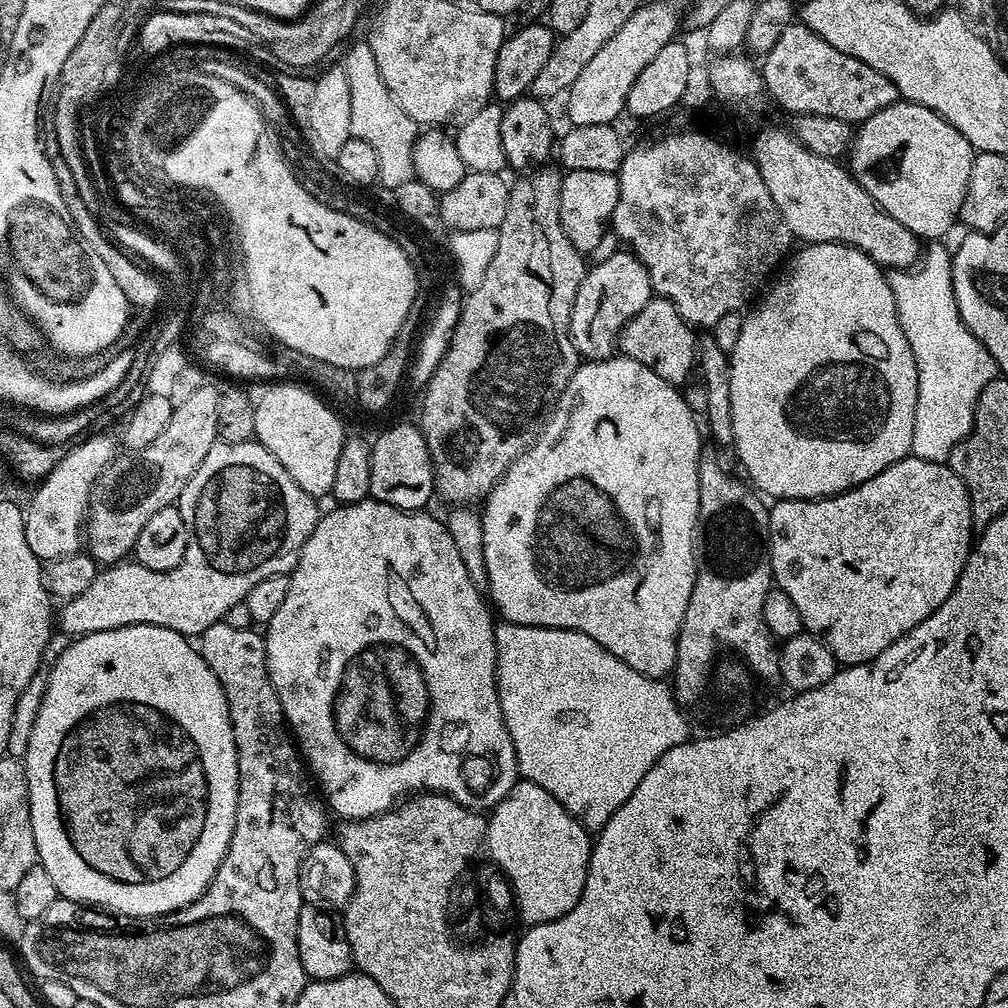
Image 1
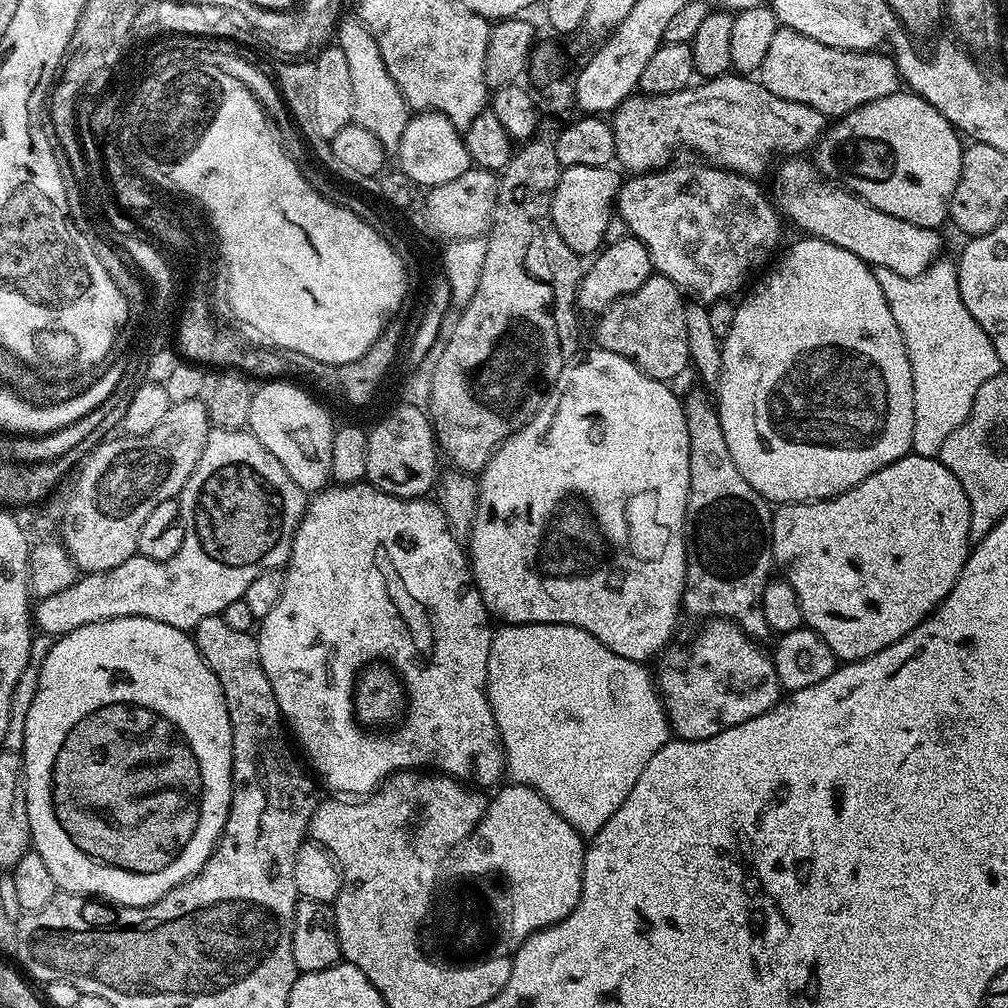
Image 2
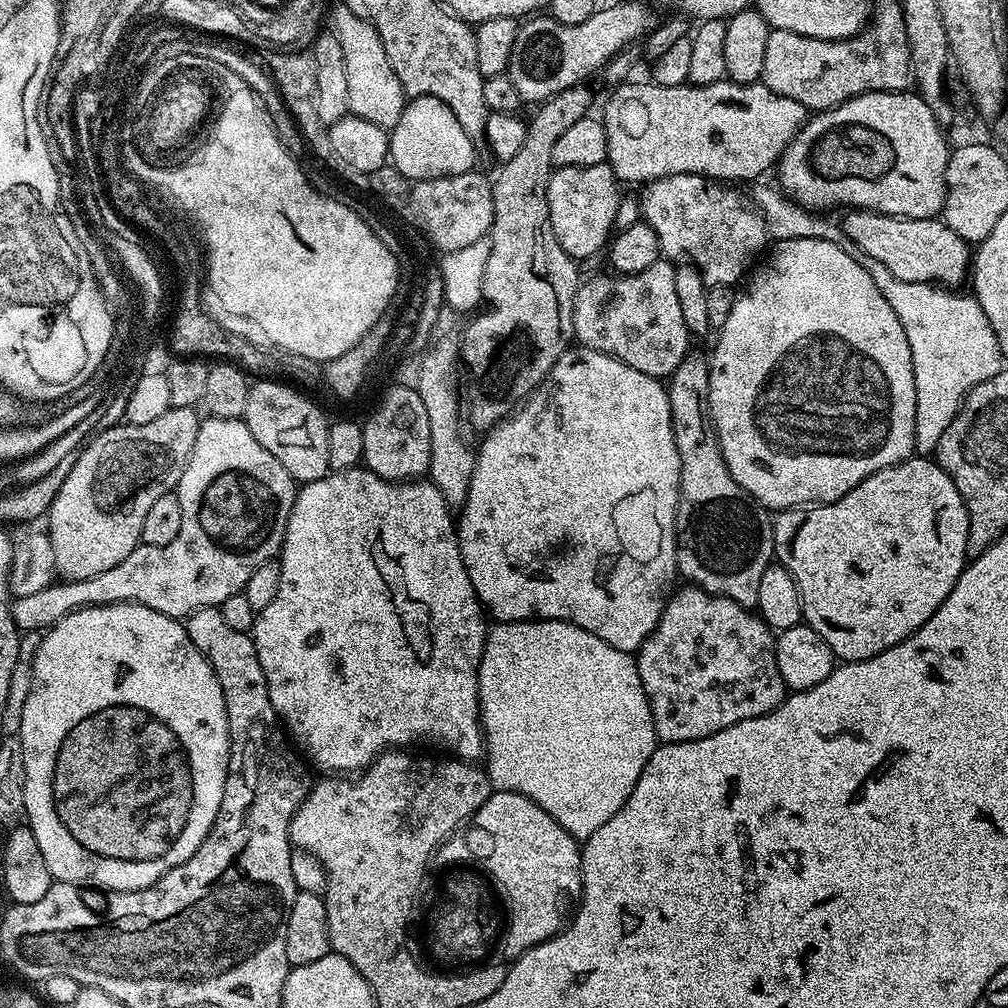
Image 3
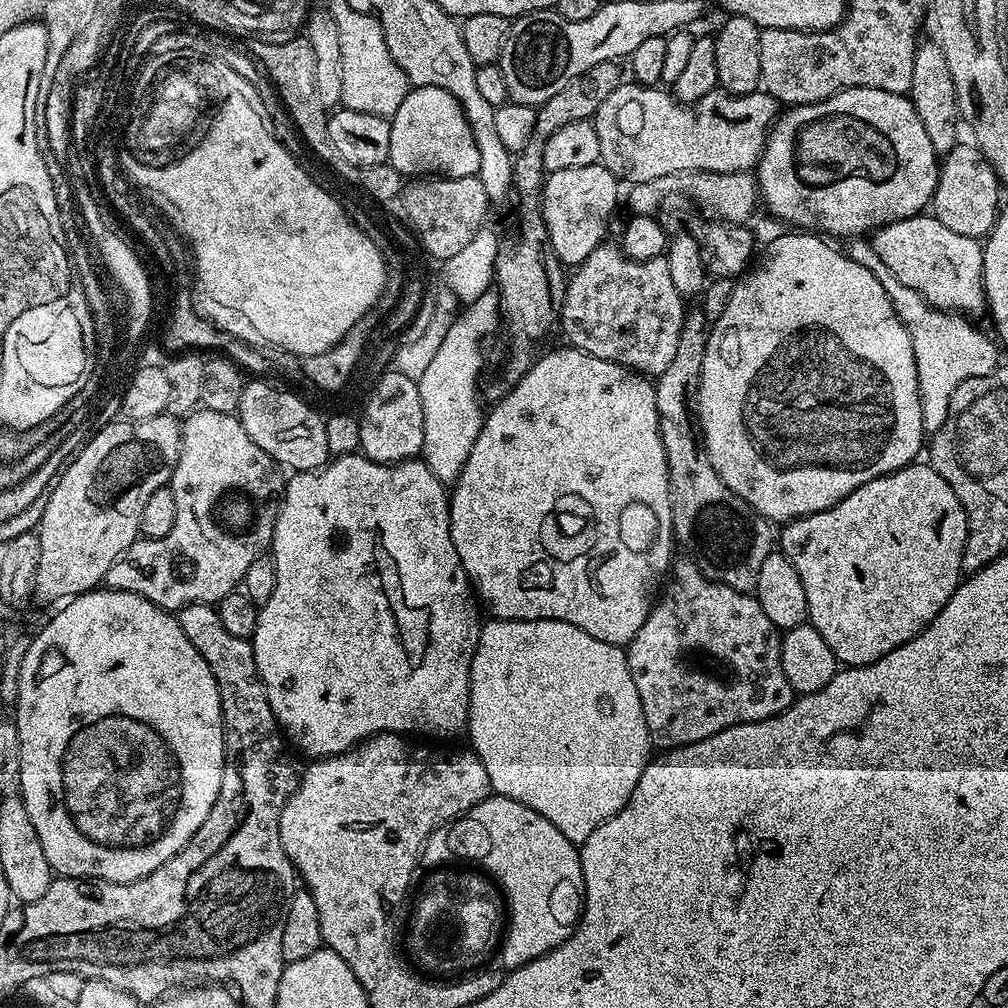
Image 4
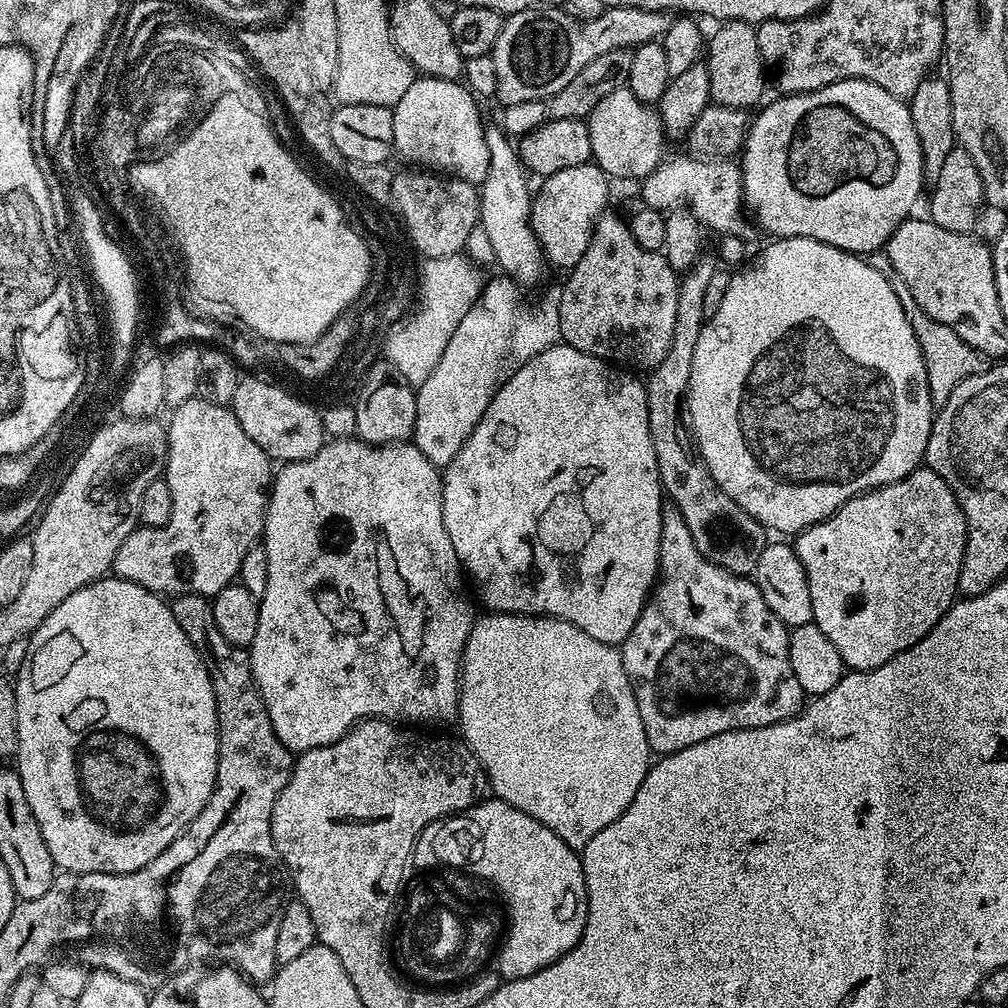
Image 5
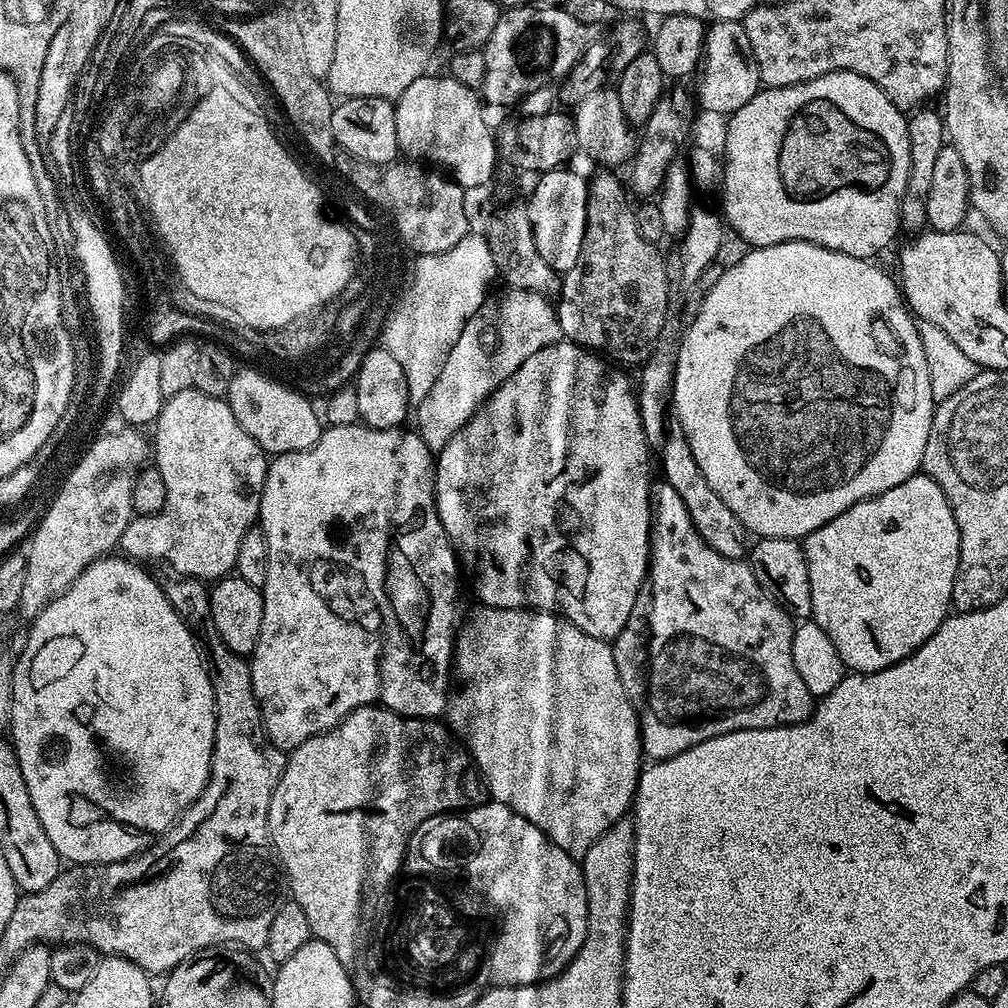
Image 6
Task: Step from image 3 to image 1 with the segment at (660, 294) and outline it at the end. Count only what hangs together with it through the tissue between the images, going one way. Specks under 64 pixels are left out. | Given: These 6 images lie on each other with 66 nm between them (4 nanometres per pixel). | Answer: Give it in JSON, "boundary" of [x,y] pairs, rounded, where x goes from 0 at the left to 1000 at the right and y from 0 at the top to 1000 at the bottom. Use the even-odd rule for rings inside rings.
{"boundary":[[[652,294],[643,298],[633,313],[618,322],[612,333],[612,342],[618,352],[649,367],[655,375],[672,383],[682,375],[690,359],[691,338],[686,322],[680,320],[663,297]]]}

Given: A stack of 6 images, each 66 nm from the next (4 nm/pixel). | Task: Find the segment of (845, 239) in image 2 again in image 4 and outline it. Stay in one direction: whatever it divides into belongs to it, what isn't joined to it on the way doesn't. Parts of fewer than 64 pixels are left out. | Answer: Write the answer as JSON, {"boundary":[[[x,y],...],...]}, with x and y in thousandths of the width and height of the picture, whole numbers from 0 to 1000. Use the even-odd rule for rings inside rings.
{"boundary":[[[924,212],[877,222],[864,231],[863,237],[871,256],[923,304],[953,312],[977,309],[976,248],[972,238],[949,232]]]}

